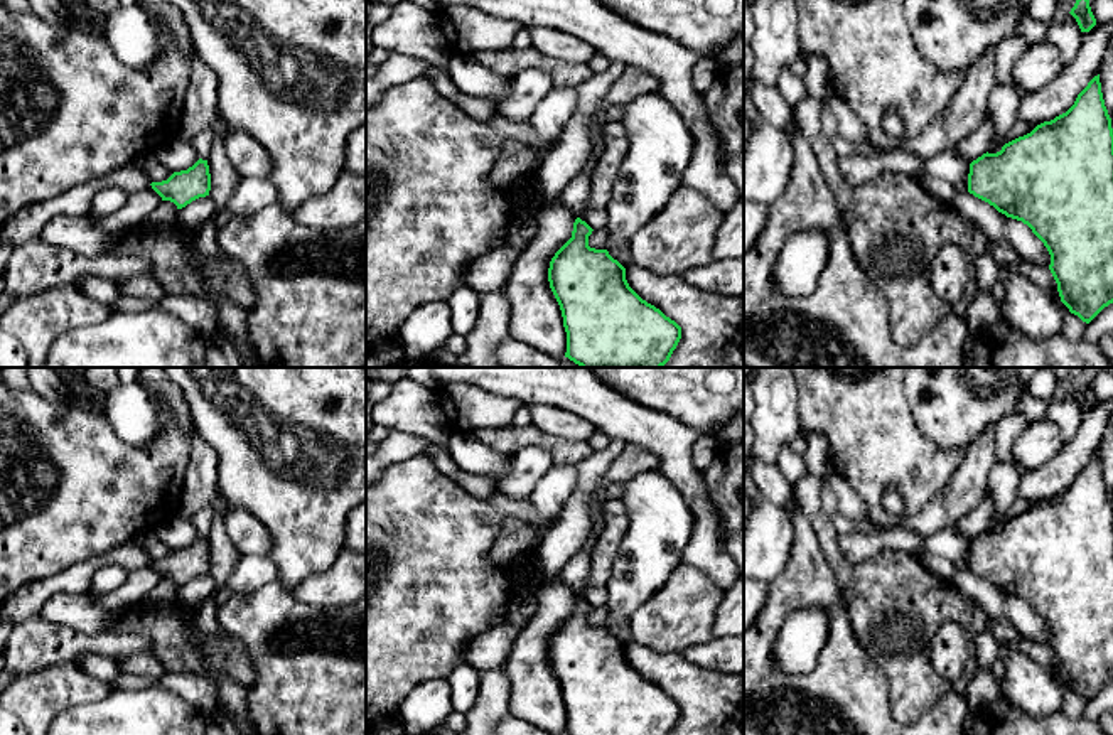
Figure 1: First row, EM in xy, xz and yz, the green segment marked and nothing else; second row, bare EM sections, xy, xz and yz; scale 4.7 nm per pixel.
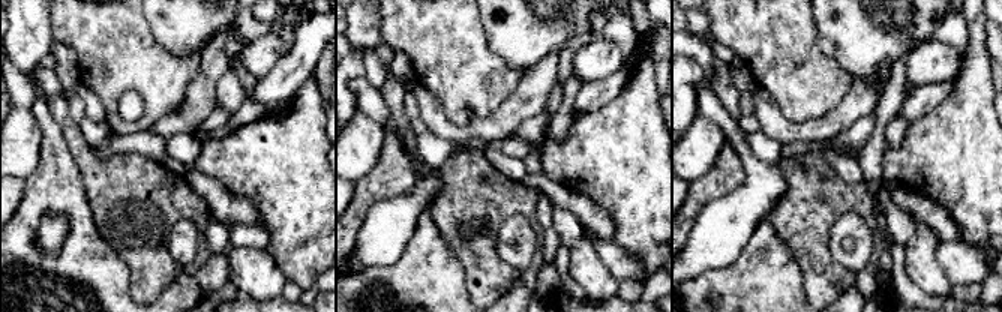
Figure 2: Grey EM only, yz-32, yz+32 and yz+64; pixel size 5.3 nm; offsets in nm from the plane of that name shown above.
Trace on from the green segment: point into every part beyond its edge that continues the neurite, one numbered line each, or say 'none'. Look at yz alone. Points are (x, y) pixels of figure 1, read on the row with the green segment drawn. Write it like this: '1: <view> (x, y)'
none

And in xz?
none

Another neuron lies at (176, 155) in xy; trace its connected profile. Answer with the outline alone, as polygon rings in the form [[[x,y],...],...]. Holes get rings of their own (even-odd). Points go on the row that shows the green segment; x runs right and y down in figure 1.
[[[172,138],[169,143],[155,150],[155,157],[164,164],[172,174],[187,170],[199,160],[199,153],[191,143],[180,138]]]

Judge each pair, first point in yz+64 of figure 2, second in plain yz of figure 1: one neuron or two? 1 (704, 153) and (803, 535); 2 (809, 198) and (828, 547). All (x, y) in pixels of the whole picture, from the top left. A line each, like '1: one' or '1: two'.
1: two
2: one

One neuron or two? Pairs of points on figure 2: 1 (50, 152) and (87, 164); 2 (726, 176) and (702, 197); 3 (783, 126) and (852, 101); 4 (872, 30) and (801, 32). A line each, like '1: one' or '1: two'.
1: two
2: one
3: one
4: two

